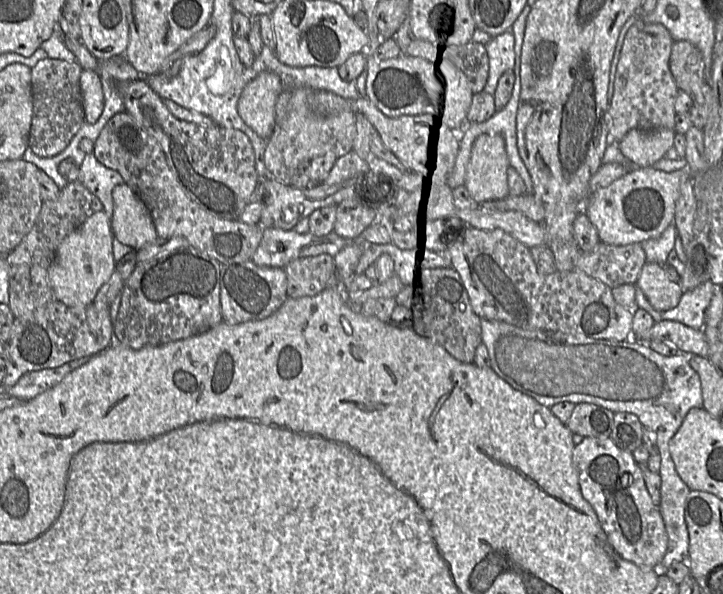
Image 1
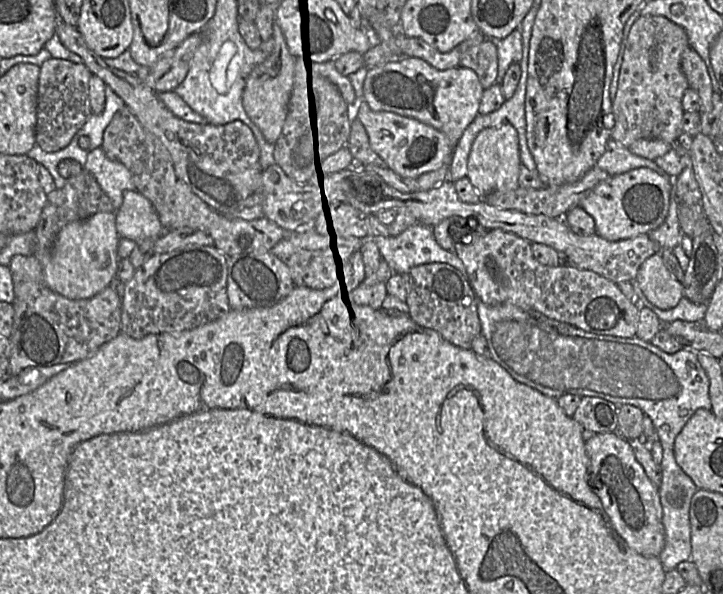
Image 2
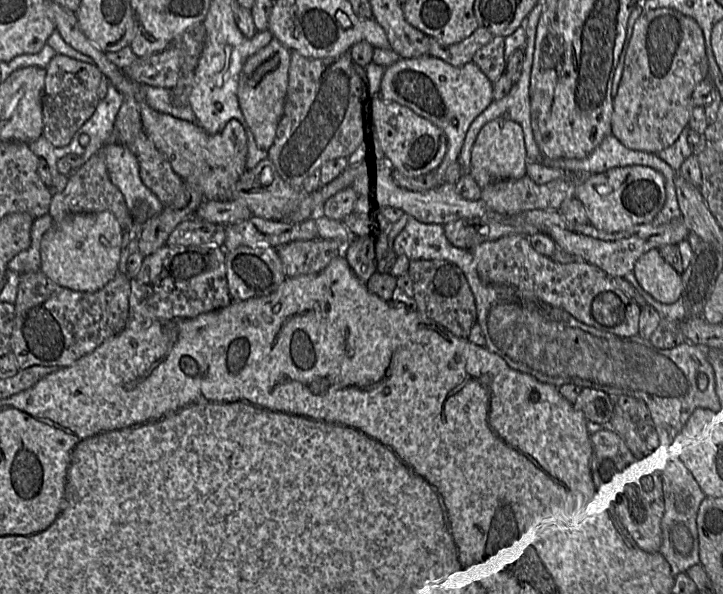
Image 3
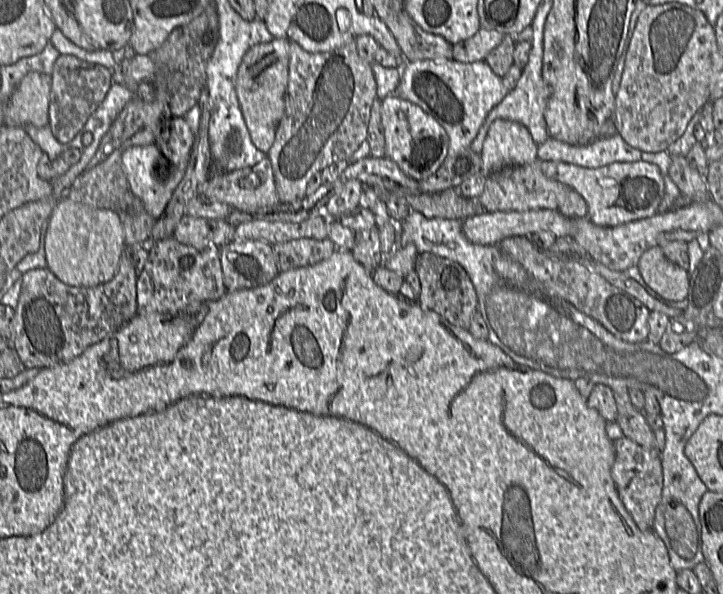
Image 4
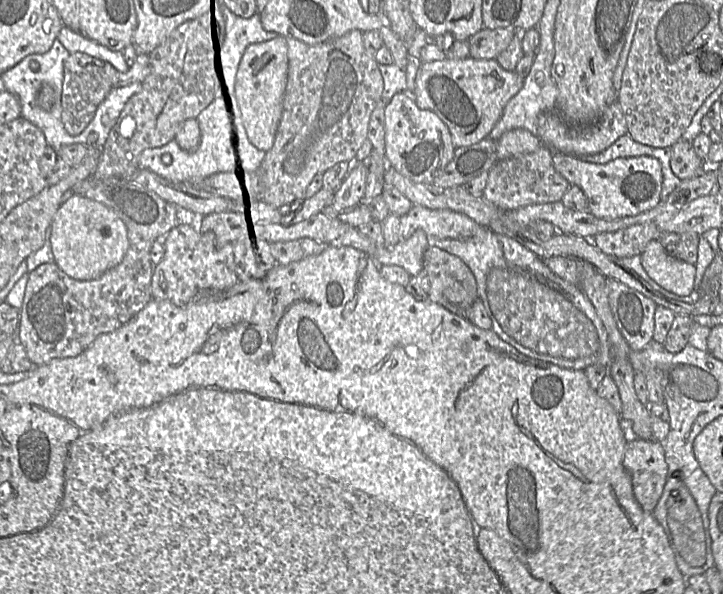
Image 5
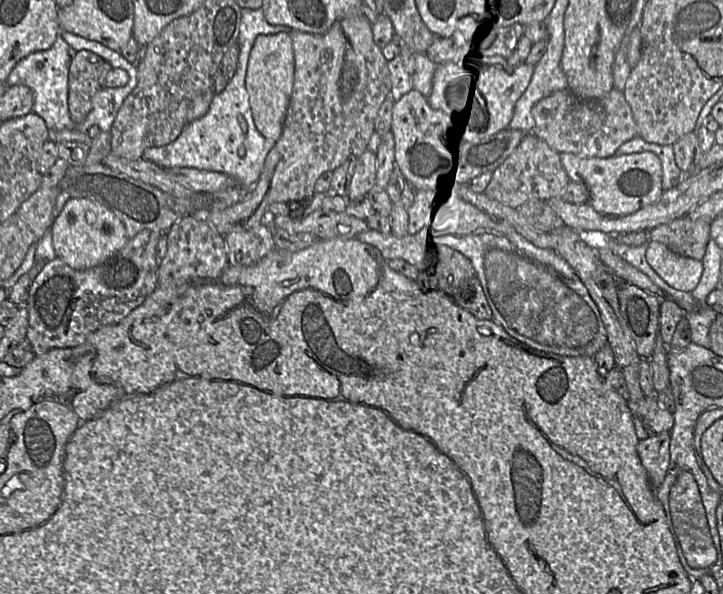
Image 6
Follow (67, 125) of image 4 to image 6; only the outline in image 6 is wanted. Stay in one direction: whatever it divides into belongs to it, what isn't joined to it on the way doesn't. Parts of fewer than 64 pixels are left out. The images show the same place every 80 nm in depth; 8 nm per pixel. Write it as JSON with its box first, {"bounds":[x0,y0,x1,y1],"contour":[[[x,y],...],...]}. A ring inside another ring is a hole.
{"bounds":[68,50,111,123],"contour":[[[89,50],[73,52],[68,73],[68,108],[74,123],[83,122],[91,111],[92,99],[111,69],[107,60]]]}

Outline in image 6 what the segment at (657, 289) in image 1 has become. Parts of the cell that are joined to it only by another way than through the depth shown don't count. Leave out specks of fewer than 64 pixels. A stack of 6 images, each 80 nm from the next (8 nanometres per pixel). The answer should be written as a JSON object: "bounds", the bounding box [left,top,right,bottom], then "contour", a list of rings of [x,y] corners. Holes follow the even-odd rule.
{"bounds":[645,242,702,293],"contour":[[[660,242],[647,245],[645,258],[653,270],[672,288],[691,293],[701,278],[702,261],[680,256]]]}

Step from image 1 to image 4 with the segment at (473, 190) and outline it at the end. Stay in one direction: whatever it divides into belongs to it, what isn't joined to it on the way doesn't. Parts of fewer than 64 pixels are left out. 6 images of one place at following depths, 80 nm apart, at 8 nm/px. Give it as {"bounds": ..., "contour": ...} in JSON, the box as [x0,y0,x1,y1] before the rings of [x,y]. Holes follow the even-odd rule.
{"bounds":[480,119,538,176],"contour":[[[496,119],[483,141],[480,173],[489,176],[503,167],[525,165],[537,158],[538,145],[519,122]]]}

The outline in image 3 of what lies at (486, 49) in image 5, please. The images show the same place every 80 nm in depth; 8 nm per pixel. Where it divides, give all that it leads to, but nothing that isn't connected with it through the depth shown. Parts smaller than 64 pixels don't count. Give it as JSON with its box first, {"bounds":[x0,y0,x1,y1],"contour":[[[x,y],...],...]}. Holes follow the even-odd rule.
{"bounds":[428,27,494,66],"contour":[[[478,27],[469,37],[453,45],[441,45],[431,39],[428,55],[453,66],[472,62],[474,54],[494,36],[484,27]]]}

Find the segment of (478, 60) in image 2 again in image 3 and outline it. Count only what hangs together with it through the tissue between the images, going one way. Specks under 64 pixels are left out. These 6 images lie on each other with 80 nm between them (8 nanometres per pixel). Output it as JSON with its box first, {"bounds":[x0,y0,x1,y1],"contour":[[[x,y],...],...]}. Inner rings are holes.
{"bounds":[472,36,506,83],"contour":[[[494,36],[489,43],[474,54],[472,62],[481,69],[492,83],[495,83],[506,70],[504,38]]]}

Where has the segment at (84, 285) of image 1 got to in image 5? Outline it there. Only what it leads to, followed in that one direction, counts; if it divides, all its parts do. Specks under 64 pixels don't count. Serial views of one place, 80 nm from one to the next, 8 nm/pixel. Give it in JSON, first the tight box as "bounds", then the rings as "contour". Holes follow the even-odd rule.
{"bounds":[50,194,130,281],"contour":[[[73,194],[57,210],[50,226],[53,262],[69,277],[88,281],[99,278],[120,263],[130,241],[124,222],[106,205]]]}

